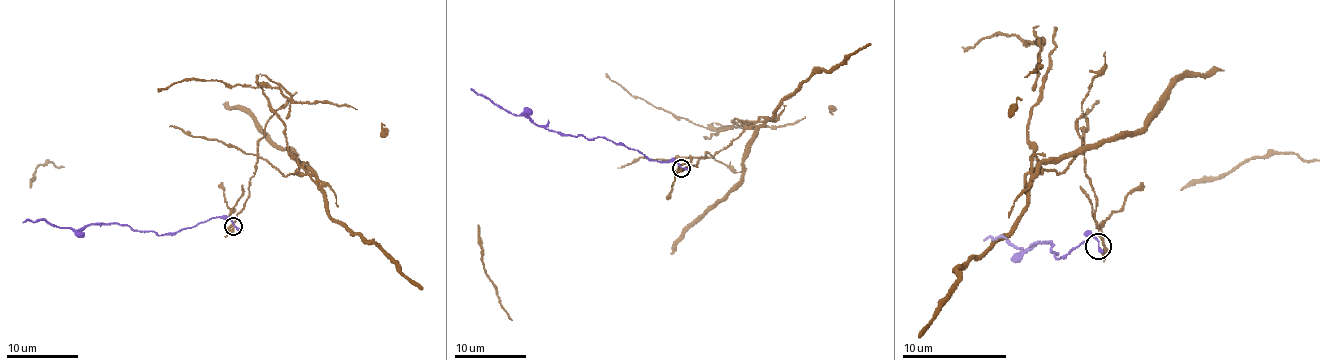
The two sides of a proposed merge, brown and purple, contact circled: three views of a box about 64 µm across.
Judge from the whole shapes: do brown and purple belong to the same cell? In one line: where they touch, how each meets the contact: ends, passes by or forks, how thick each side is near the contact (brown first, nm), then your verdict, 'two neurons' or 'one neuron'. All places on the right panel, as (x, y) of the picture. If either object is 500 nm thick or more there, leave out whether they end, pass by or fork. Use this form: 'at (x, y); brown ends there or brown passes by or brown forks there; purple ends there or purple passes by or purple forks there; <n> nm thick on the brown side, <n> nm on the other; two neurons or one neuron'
at (1098, 246); brown ends there; purple passes by; 200 nm thick on the brown side, 170 nm on the other; two neurons

